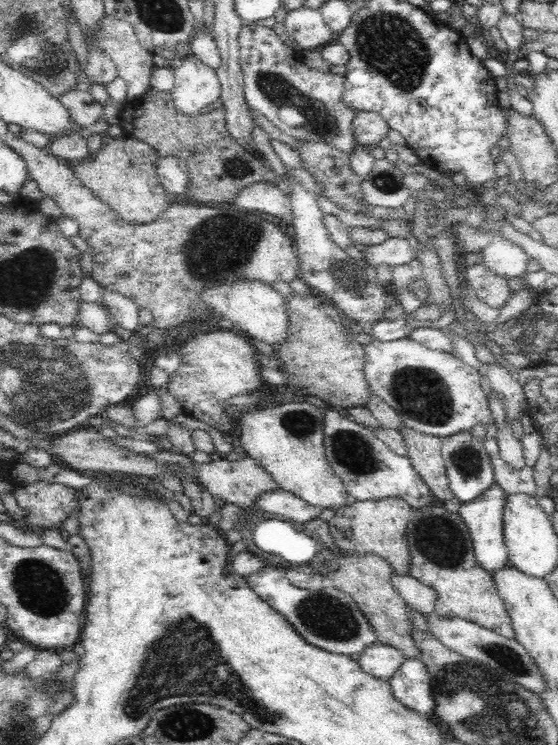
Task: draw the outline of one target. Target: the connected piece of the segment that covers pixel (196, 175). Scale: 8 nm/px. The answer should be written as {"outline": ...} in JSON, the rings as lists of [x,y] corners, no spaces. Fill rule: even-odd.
{"outline":[[[151,87],[143,97],[129,102],[121,109],[119,126],[126,137],[136,138],[149,144],[159,156],[175,156],[183,160],[194,184],[186,192],[195,203],[230,202],[250,184],[270,184],[278,180],[268,161],[238,144],[227,131],[225,112],[222,109],[200,114],[192,121],[182,117],[176,108],[170,92]]]}

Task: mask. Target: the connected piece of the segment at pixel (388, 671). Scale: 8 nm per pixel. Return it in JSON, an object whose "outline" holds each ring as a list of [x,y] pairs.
{"outline":[[[374,642],[362,650],[357,661],[366,674],[383,681],[389,681],[404,660],[401,650]]]}

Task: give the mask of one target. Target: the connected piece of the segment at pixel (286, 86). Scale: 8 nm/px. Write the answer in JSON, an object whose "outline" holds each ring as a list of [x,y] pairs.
{"outline":[[[257,23],[242,26],[239,45],[243,91],[249,107],[260,111],[272,125],[296,140],[321,139],[348,155],[362,147],[352,131],[358,111],[343,105],[342,92],[346,90],[344,75],[318,72],[308,67],[296,56],[296,50],[288,48],[280,40],[273,28]]]}

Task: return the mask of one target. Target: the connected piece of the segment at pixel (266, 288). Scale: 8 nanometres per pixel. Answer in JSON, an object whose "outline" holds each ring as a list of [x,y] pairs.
{"outline":[[[242,280],[234,284],[222,284],[220,288],[208,288],[199,292],[199,300],[208,305],[210,310],[216,310],[212,314],[219,314],[224,319],[238,325],[241,334],[248,334],[260,342],[266,342],[270,346],[278,346],[280,342],[286,342],[286,334],[290,324],[286,312],[284,296],[271,285],[256,280]]]}

